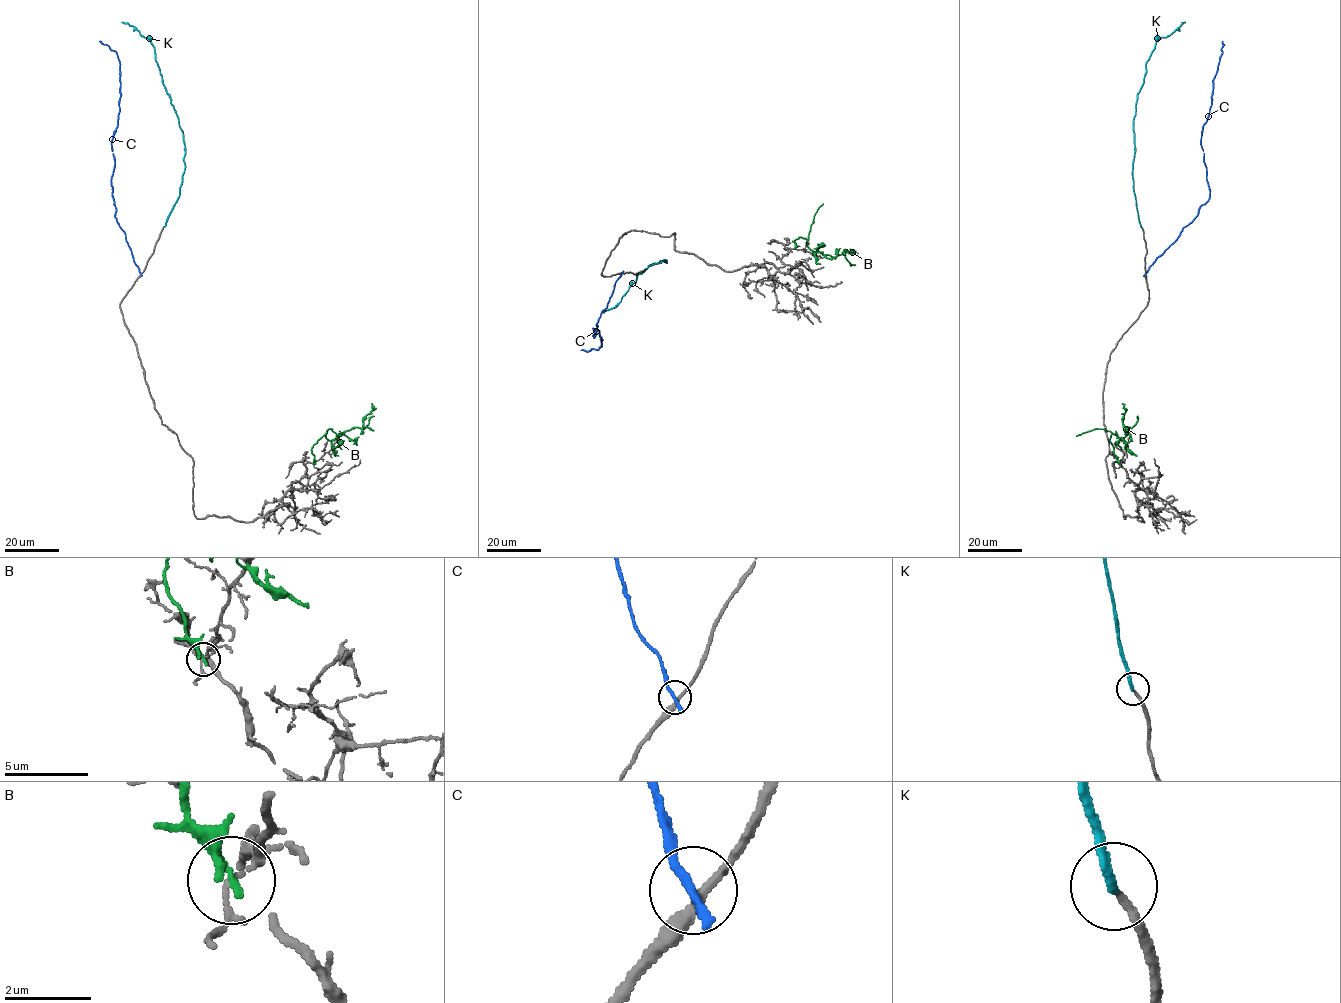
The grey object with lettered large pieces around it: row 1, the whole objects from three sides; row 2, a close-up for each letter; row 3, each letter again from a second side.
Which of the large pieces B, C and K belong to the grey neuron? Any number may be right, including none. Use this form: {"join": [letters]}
{"join": ["K"]}

